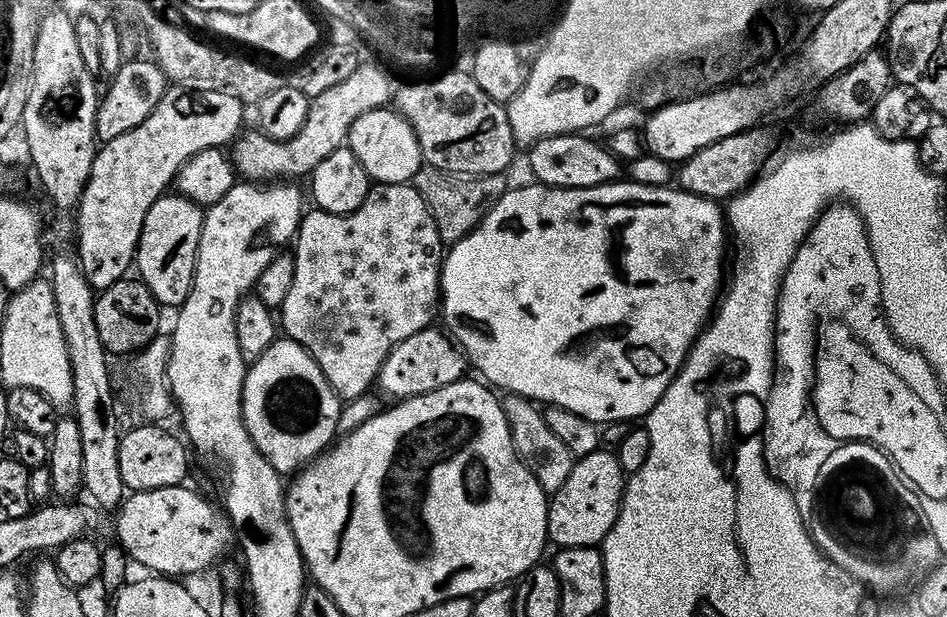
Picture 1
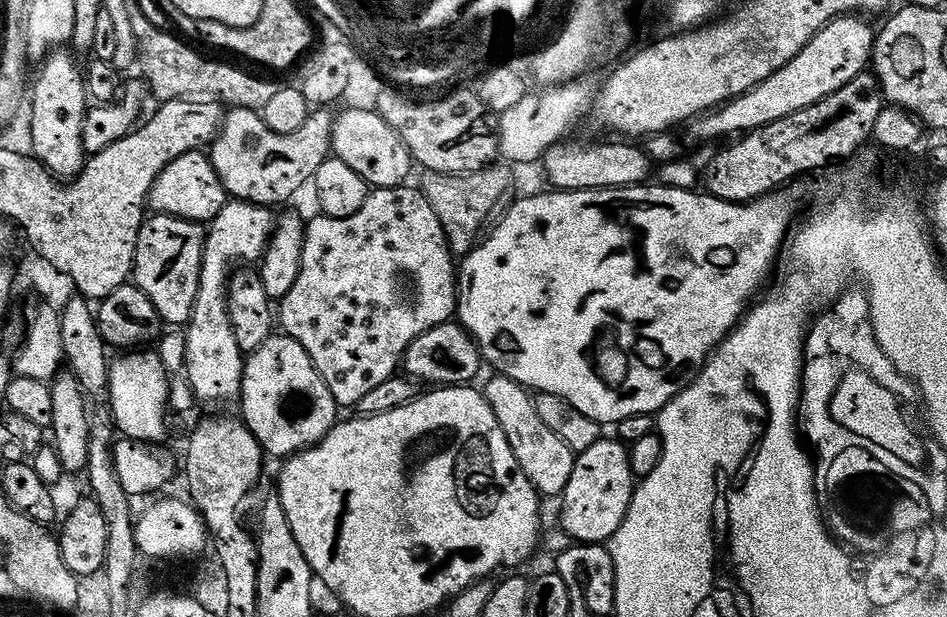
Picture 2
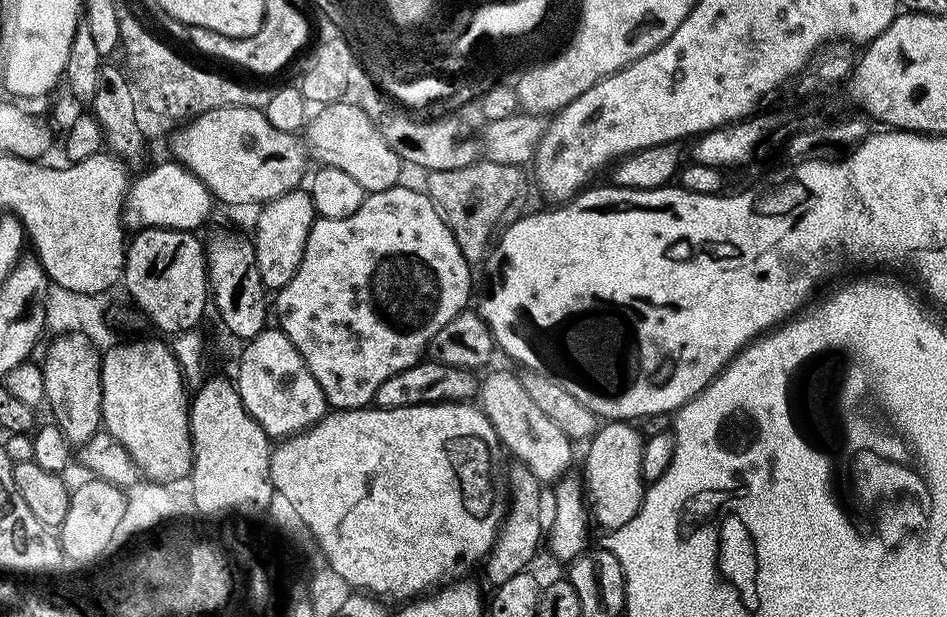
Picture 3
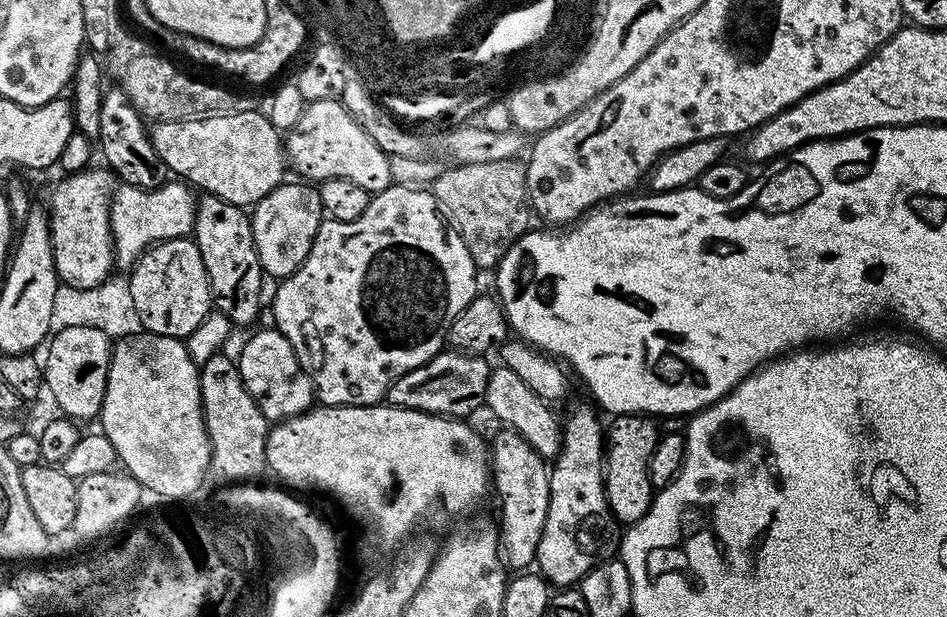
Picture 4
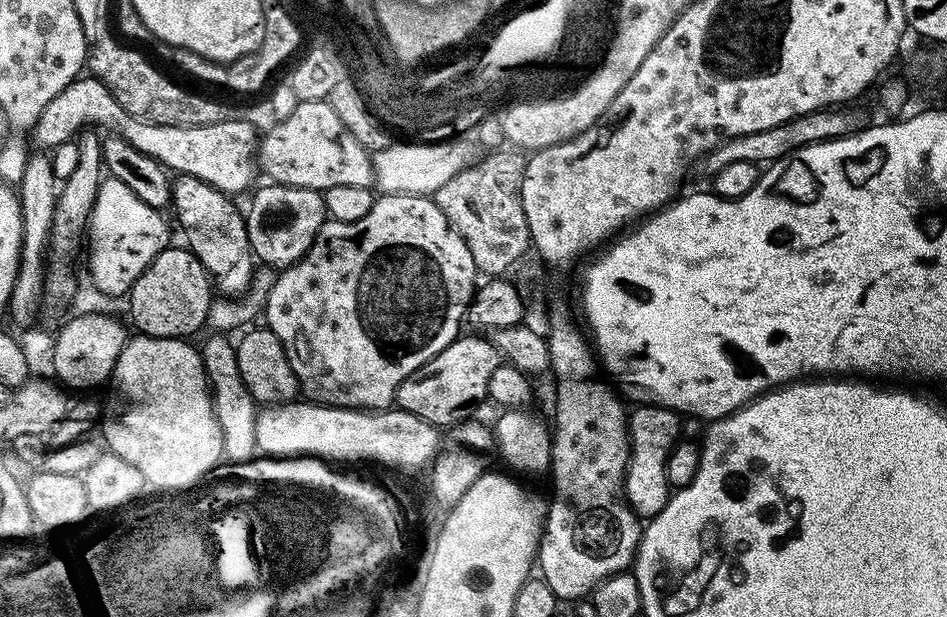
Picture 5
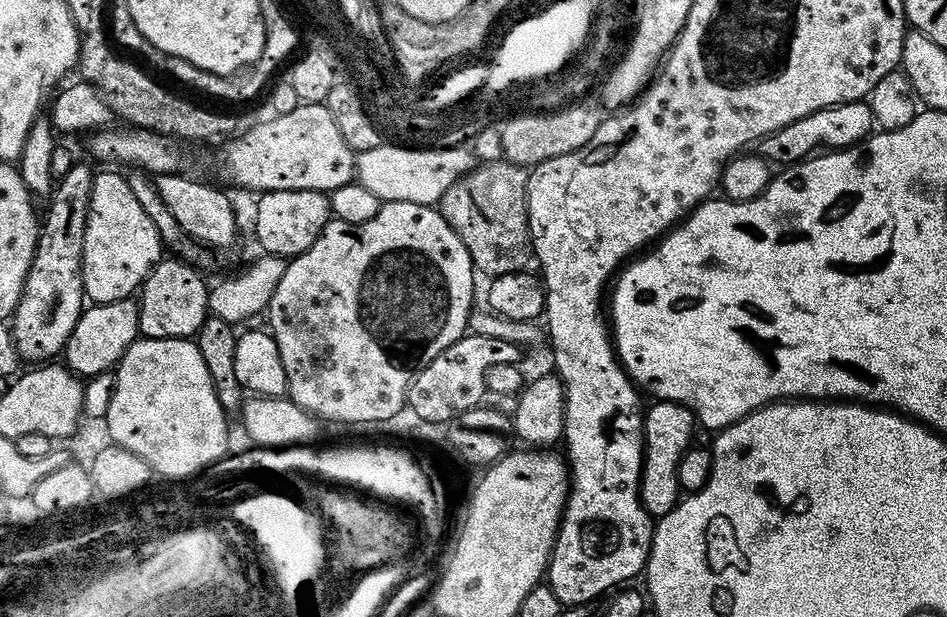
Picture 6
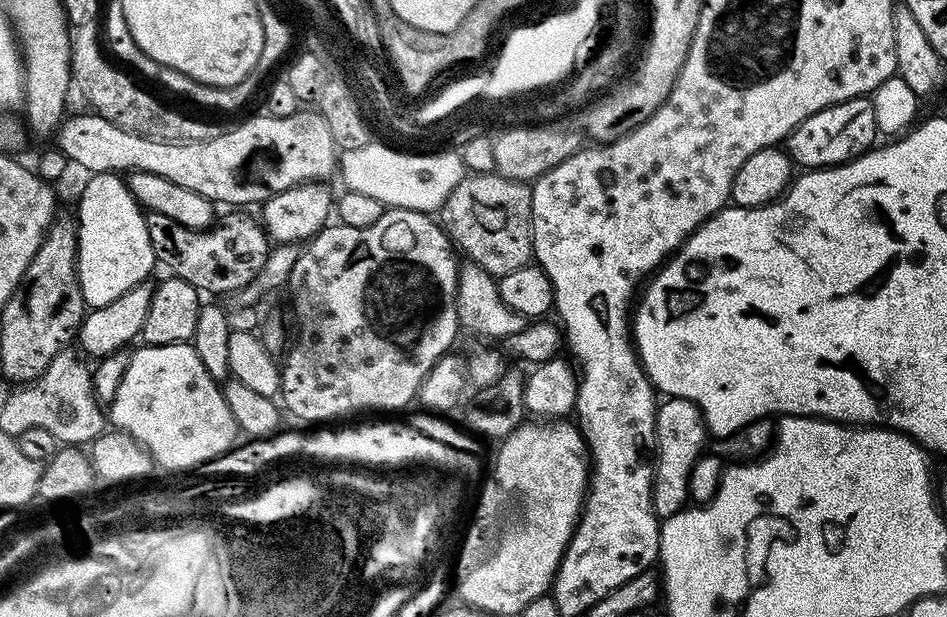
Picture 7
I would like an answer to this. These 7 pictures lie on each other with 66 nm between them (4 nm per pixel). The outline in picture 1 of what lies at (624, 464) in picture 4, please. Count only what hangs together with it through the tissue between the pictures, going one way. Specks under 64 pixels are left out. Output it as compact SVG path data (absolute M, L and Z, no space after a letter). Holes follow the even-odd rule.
M597 450L579 457L573 463L566 482L554 493L551 493L548 505L548 539L557 549L561 548L591 548L599 545L606 534L614 526L620 513L620 499L624 497L626 474L620 469L620 463L615 451Z

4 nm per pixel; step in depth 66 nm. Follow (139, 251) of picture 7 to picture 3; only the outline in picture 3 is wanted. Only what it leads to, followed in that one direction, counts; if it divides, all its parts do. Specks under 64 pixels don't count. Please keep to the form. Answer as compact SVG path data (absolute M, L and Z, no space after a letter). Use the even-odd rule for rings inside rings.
M168 158L165 164L149 170L131 183L128 199L124 201L124 222L129 229L173 228L183 232L196 232L212 212L212 191L183 164Z

